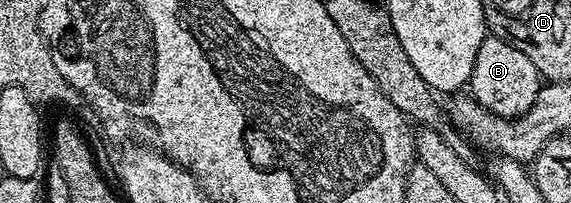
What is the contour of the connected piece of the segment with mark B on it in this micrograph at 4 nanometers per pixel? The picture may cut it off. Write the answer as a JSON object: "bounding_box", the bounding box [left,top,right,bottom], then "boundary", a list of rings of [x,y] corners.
{"bounding_box":[470,36,542,118],"boundary":[[[486,36],[478,56],[474,56],[474,72],[470,83],[471,97],[475,98],[482,108],[495,114],[497,118],[523,118],[526,112],[536,103],[542,79],[538,68],[534,68],[530,56],[518,52],[503,36]]]}

